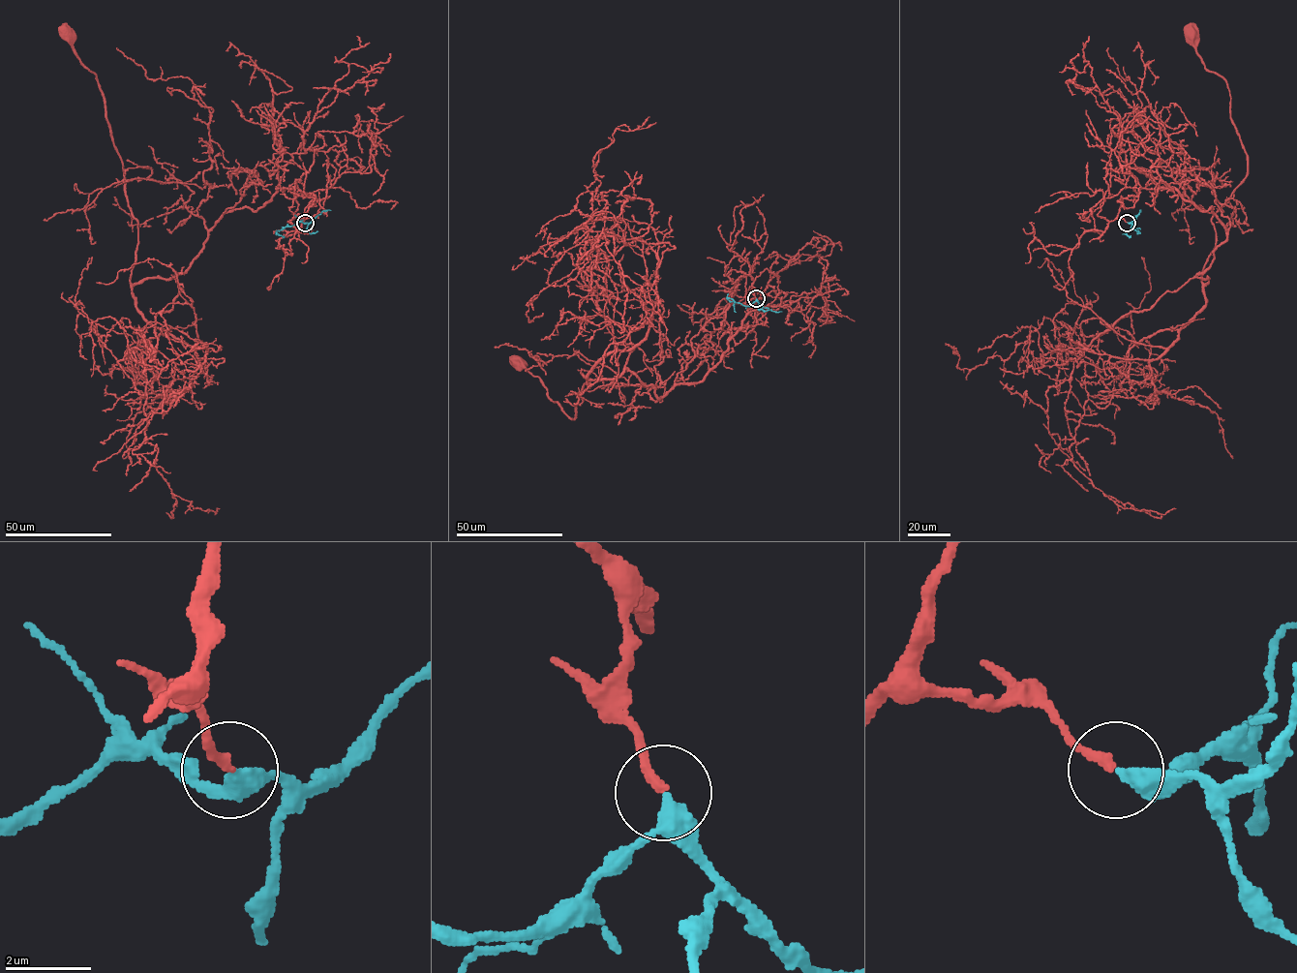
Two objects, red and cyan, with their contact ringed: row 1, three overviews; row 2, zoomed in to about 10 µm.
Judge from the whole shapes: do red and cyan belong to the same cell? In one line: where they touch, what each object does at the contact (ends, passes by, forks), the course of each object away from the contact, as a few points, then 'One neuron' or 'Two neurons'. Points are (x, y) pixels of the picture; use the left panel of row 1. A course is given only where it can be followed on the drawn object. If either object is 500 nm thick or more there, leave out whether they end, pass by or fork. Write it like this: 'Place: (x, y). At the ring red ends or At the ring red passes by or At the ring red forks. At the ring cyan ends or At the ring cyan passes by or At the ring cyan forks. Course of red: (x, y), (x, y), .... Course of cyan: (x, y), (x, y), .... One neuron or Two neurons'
Place: (305, 223). At the ring red ends. At the ring cyan passes by. Course of red: (305, 222), (315, 197), (278, 188), (226, 212), (184, 272), (132, 284), (138, 221), (69, 33). Course of cyan: (305, 222), (276, 231), (285, 236). One neuron

